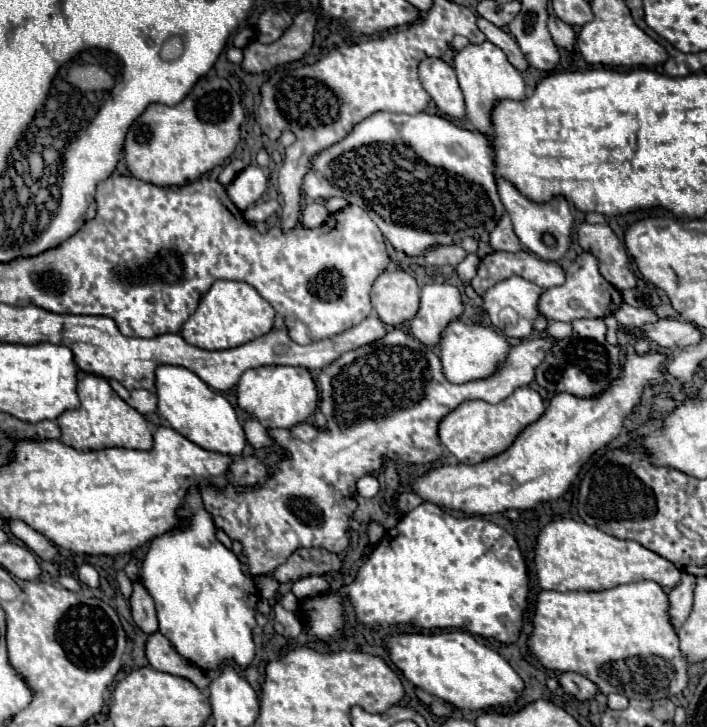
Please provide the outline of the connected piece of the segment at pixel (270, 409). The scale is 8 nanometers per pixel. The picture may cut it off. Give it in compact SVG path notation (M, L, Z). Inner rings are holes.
M260 366L246 370L236 386L238 406L260 420L266 428L292 428L306 422L318 406L318 388L306 368ZM316 404L316 406L314 406Z

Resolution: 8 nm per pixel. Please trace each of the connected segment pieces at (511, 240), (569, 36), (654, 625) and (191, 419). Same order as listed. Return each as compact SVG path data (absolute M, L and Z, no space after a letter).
M502 214L496 228L490 232L490 246L494 250L506 250L506 252L520 252L522 250L522 244L518 242L518 236L514 234L508 214Z
M550 16L550 20L548 20L548 30L550 30L552 40L554 40L554 44L556 44L558 48L564 48L564 50L572 52L574 40L576 40L576 34L574 34L572 26L564 24L564 22L558 20L556 16Z
M632 582L632 584L622 584L610 590L600 590L600 592L540 592L536 596L536 612L534 612L534 620L532 620L532 634L528 638L528 652L534 654L540 662L540 666L548 668L548 670L556 670L556 672L576 672L582 674L584 678L592 680L600 692L604 692L606 696L612 692L624 694L628 700L660 700L660 698L668 698L670 694L680 694L686 684L688 684L688 662L686 658L680 654L678 648L678 636L668 620L668 598L664 594L664 590L656 584L656 582Z
M158 366L156 368L156 396L158 396L158 414L184 438L192 440L204 450L242 456L246 446L244 430L236 418L230 402L208 384L204 384L194 372L182 366Z

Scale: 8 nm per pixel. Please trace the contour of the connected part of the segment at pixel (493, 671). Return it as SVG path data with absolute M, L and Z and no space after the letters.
M464 630L440 634L398 634L386 638L392 662L418 688L462 710L506 708L516 704L524 690L522 678L516 670L494 650L478 644L473 635Z

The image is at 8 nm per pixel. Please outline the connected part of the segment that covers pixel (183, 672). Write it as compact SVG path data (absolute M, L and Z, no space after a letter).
M154 632L148 636L146 642L146 658L150 662L152 668L160 670L160 672L168 672L174 676L182 676L186 680L190 680L192 684L196 684L200 690L206 690L210 684L210 678L204 670L200 670L198 666L190 664L188 660L184 660L174 646L170 644L170 640L166 636L162 636L160 632Z

